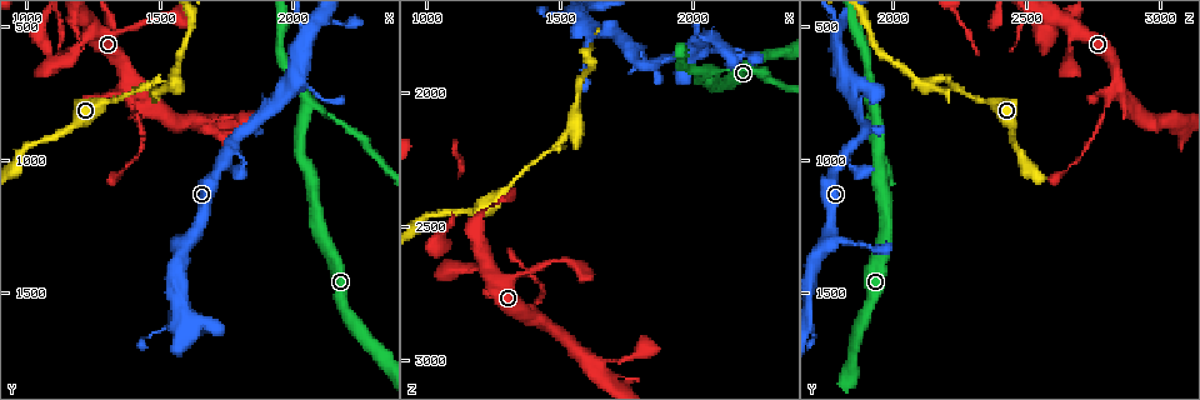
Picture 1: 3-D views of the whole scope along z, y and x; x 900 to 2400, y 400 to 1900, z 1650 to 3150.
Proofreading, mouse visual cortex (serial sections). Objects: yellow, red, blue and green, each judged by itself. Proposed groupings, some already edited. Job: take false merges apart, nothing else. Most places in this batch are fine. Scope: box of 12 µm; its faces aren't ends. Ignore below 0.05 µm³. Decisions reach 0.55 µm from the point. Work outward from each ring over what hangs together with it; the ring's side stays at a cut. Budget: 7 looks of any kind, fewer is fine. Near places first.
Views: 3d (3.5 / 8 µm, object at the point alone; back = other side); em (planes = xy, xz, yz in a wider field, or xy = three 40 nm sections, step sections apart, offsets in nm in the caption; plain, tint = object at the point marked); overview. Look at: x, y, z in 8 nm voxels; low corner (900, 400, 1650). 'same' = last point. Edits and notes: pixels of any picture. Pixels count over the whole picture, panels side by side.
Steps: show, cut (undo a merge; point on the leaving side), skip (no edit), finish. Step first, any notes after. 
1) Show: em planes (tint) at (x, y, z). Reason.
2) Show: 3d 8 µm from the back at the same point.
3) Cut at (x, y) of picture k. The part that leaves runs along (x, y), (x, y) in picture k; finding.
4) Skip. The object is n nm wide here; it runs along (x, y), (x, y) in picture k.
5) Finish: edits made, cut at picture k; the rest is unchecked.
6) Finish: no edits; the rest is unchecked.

Show: 3d 8 µm at (1500, 740, 2180). Sudden change in width.

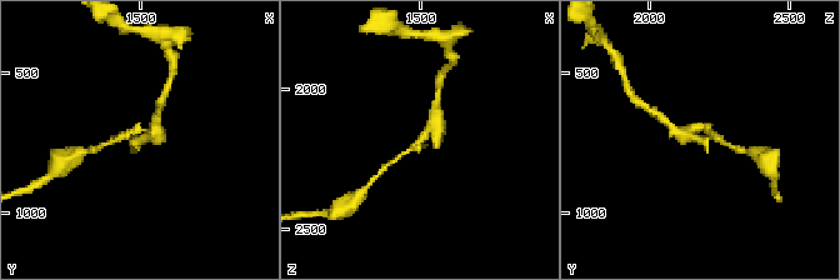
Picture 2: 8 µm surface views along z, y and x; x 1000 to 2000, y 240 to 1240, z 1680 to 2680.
Show: 3d 3.5 µm from the back at (1500, 740, 2170).

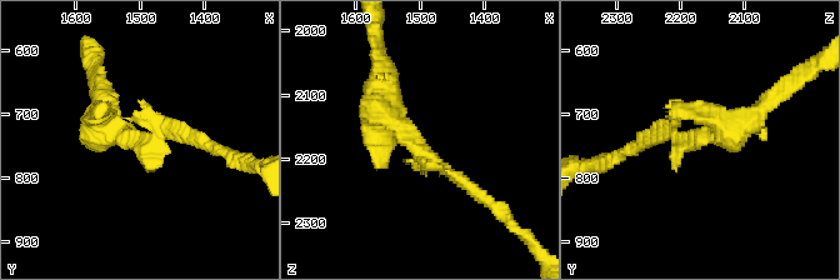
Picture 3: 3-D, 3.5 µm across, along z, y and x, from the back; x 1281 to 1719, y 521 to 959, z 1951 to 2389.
Show: em xy step 2 (tint) at (1505, 740, 2180). The arms are 150, 400 nm wide; need the tissue.

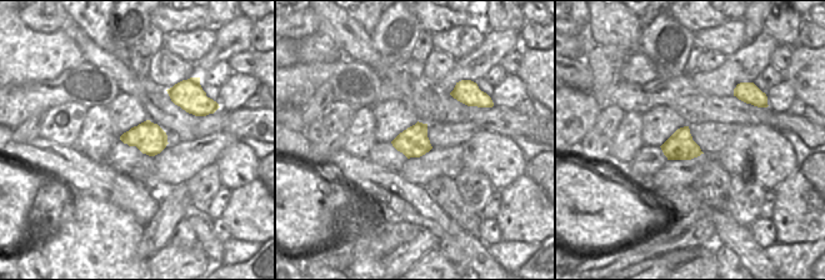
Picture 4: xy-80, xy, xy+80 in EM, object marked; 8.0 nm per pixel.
Skip. It runs along (479, 195), (379, 109), (379, 84) in picture 3; all the same cell.

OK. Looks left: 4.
Show: 3d 8 µm at (2050, 810, 1930). Three arms meet.

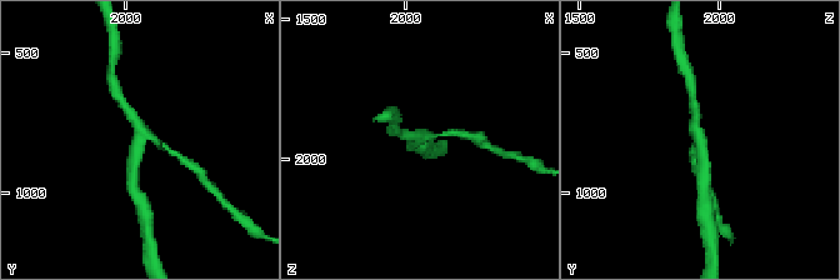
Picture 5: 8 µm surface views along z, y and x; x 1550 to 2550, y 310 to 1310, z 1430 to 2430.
Show: 3d 3.5 µm from the back at (2050, 810, 1920). Closer look.

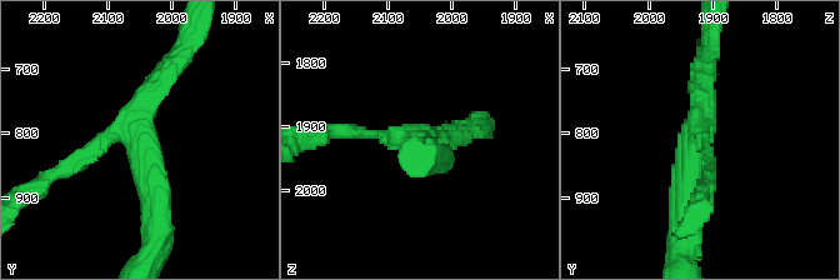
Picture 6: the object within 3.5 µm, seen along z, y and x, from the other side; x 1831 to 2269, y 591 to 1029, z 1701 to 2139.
Show: em xy step 5 (tint) at (2045, 805, 1930). 3 arms meet here; the arms are 150, 300, 300 nm wide.

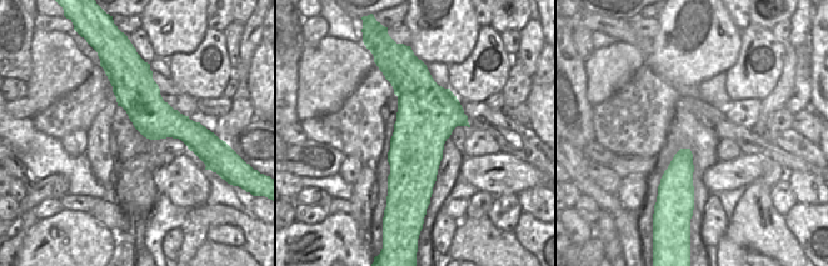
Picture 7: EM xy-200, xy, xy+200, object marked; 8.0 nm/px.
Skip. It runs along (155, 216), (140, 114), (175, 64) in picture 6; one cell here.

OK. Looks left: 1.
Finish: no edits; the rest is unchecked.

